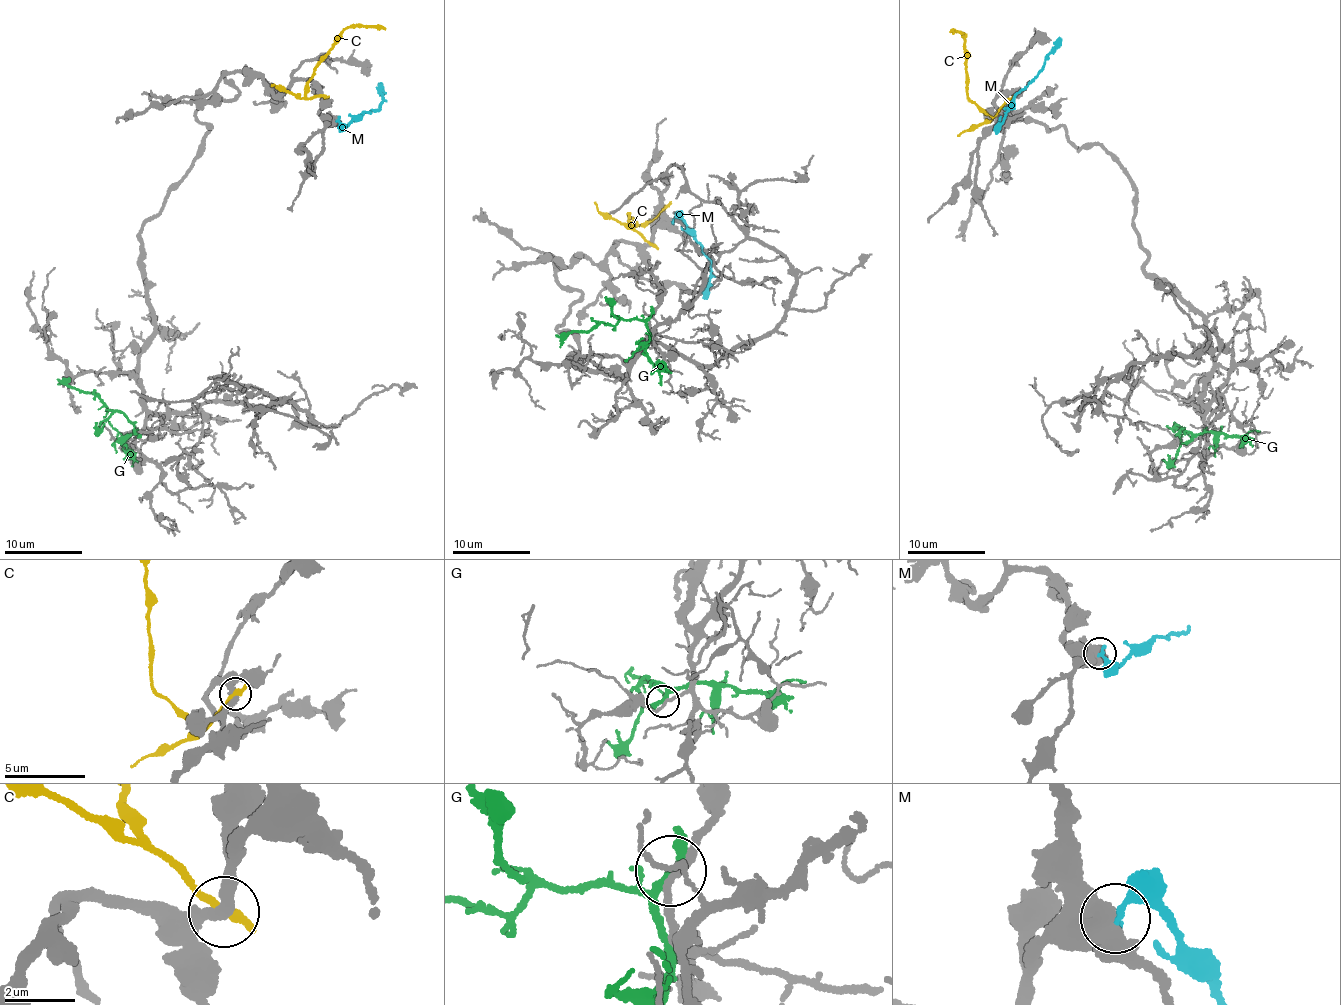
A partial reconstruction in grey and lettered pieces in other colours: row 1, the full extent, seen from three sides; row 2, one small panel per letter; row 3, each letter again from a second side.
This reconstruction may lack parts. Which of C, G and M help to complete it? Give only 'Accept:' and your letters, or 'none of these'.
Accept: none of these

